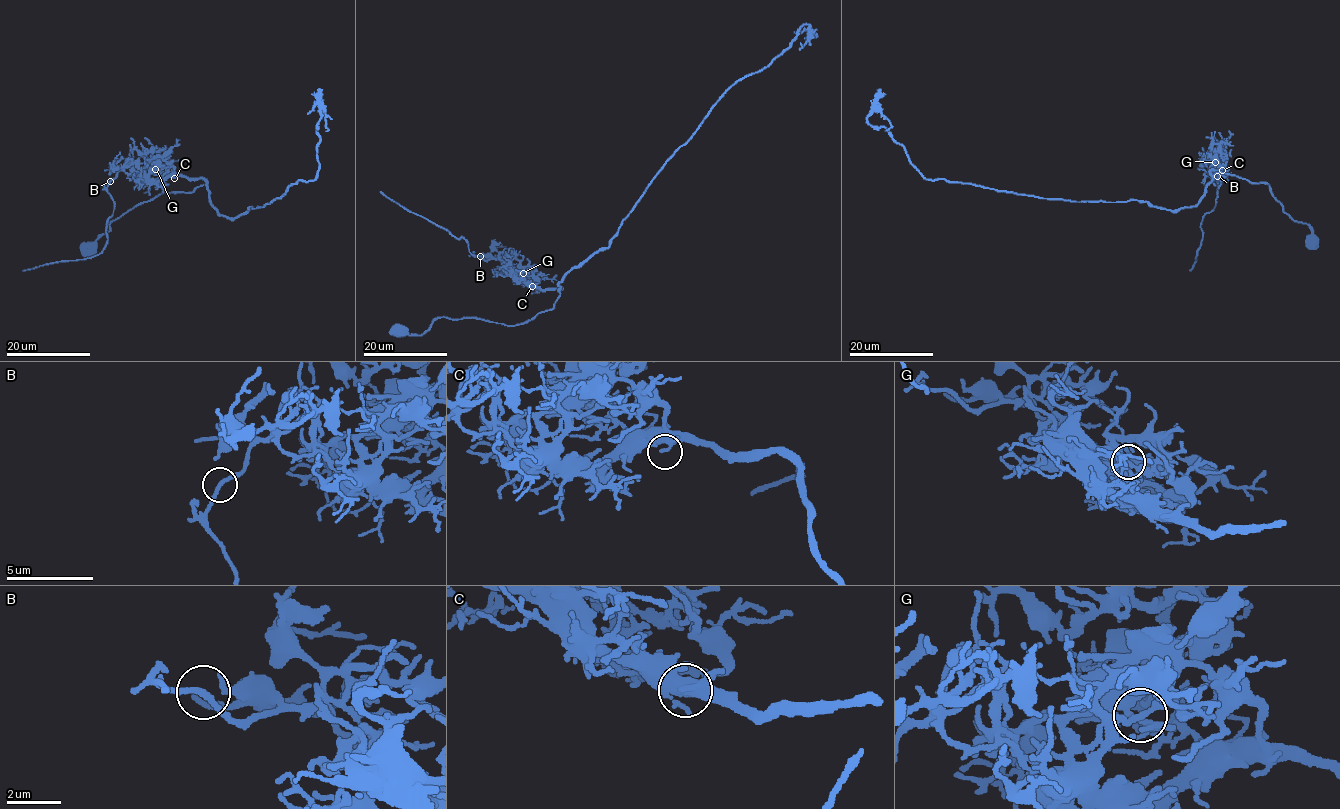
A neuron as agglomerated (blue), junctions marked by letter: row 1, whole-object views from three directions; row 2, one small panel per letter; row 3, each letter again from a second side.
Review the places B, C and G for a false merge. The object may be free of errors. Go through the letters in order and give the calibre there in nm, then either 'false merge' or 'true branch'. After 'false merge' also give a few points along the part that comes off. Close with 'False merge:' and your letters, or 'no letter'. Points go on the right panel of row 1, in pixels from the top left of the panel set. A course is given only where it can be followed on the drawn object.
B: calibre 200 nm; true branch
C: calibre 240 nm; true branch
G: calibre 240 nm; false merge; course (1216, 162), (1215, 206), (1203, 216), (1202, 240), (1190, 270)
False merge: G

